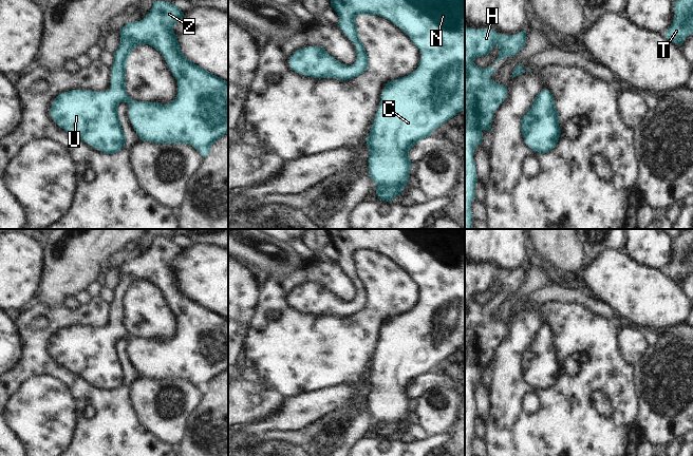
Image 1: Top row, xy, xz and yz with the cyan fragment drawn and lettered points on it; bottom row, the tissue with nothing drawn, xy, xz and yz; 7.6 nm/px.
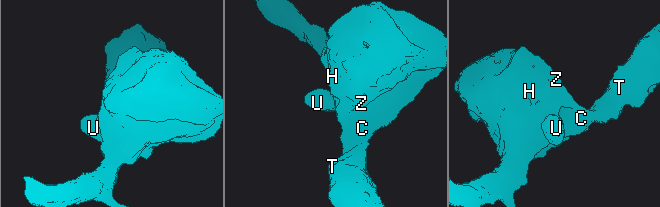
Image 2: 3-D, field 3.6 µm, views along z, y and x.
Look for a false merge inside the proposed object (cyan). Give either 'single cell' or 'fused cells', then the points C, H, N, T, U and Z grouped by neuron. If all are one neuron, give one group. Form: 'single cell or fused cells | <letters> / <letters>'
single cell | C H N T U Z

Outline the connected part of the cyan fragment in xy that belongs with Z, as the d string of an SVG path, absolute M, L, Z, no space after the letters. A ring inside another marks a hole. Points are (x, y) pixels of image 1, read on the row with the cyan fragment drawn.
M155 1L150 12L141 21L128 22L120 32L120 42L117 51L113 54L115 61L111 66L111 87L105 92L95 92L87 90L73 90L58 95L52 107L51 116L55 122L73 136L89 144L93 148L106 153L114 154L119 152L126 142L126 135L119 121L117 108L120 102L129 104L130 121L136 131L136 134L143 141L152 141L156 144L188 144L194 147L205 158L207 157L211 146L225 134L228 134L228 82L213 75L207 70L194 64L187 59L180 48L177 35L173 33L174 25L183 18L184 13L175 4L165 1ZM141 44L149 44L156 49L165 58L173 76L177 80L177 95L175 99L168 104L150 101L134 101L126 91L126 66L128 57L132 50Z

